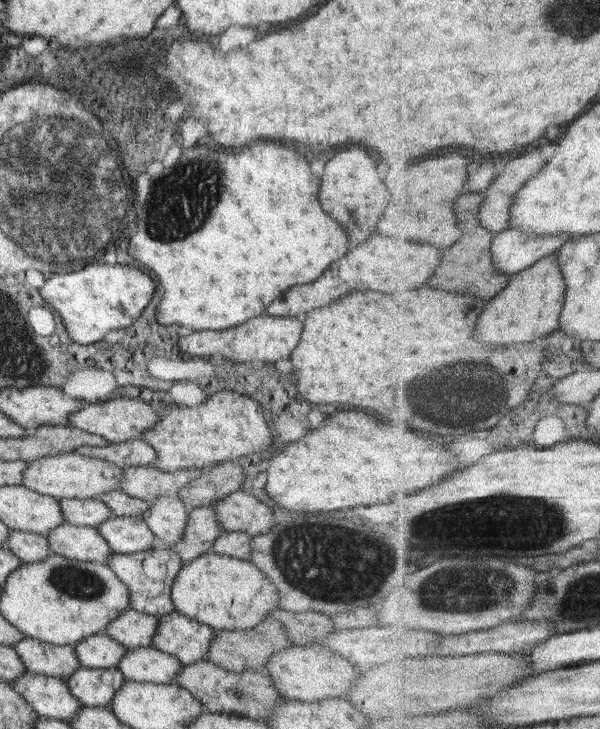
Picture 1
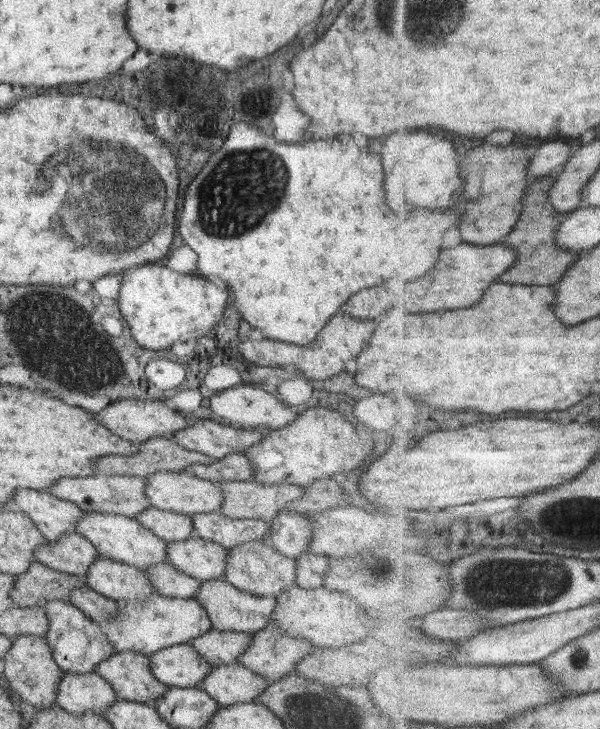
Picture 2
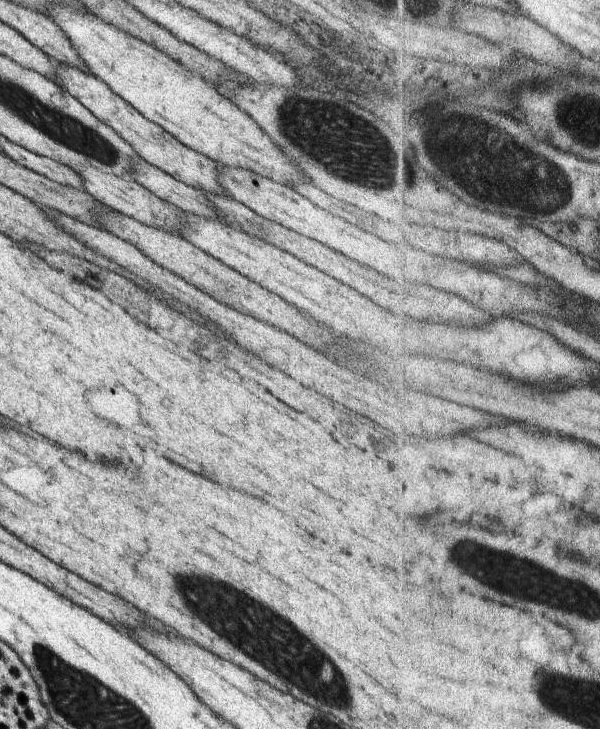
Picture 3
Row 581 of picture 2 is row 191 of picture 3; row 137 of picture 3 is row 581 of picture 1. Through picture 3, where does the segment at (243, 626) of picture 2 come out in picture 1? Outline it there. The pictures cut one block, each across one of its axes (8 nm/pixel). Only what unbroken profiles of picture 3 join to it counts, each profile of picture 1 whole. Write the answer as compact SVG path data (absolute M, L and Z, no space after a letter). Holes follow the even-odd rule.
M170 549L154 550L144 552L134 552L133 554L111 554L107 558L107 565L118 580L122 580L130 595L128 595L128 606L130 609L137 610L141 613L152 614L152 616L160 616L166 613L172 613L174 610L174 602L170 598L170 587L178 575L178 571L184 562Z

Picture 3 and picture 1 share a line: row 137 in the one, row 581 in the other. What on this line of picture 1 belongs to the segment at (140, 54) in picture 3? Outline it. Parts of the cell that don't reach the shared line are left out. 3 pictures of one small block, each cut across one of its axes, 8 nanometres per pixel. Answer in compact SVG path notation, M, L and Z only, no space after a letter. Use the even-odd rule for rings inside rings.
M211 550L183 564L170 587L170 598L178 614L216 630L250 629L278 607L278 590L258 566Z

